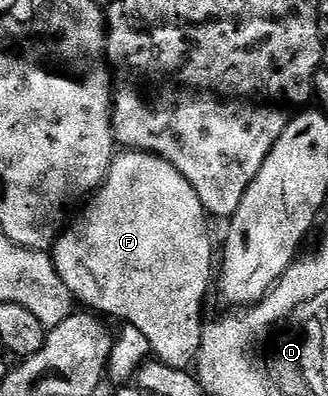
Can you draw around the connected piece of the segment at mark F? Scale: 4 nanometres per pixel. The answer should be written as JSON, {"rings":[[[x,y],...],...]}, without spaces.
{"rings":[[[125,149],[120,153],[113,157],[112,166],[108,170],[108,179],[104,181],[103,186],[100,187],[97,193],[87,199],[86,205],[83,207],[83,210],[85,209],[84,215],[81,218],[79,216],[73,217],[65,226],[63,234],[56,239],[56,245],[50,251],[52,263],[58,272],[58,276],[62,276],[62,284],[66,284],[66,288],[70,288],[73,299],[79,305],[80,302],[84,305],[81,307],[87,308],[97,315],[107,316],[109,319],[121,318],[121,323],[138,328],[138,332],[142,332],[142,336],[146,336],[146,340],[150,340],[152,354],[155,355],[158,361],[170,368],[188,370],[197,361],[197,354],[200,351],[203,326],[206,321],[204,297],[208,294],[208,285],[211,282],[213,285],[214,282],[212,238],[208,235],[210,218],[204,209],[202,200],[198,200],[198,192],[194,192],[194,188],[190,188],[190,180],[186,180],[186,176],[182,176],[182,172],[178,172],[178,168],[174,168],[174,164],[162,160],[157,154],[147,154],[144,150]]]}

